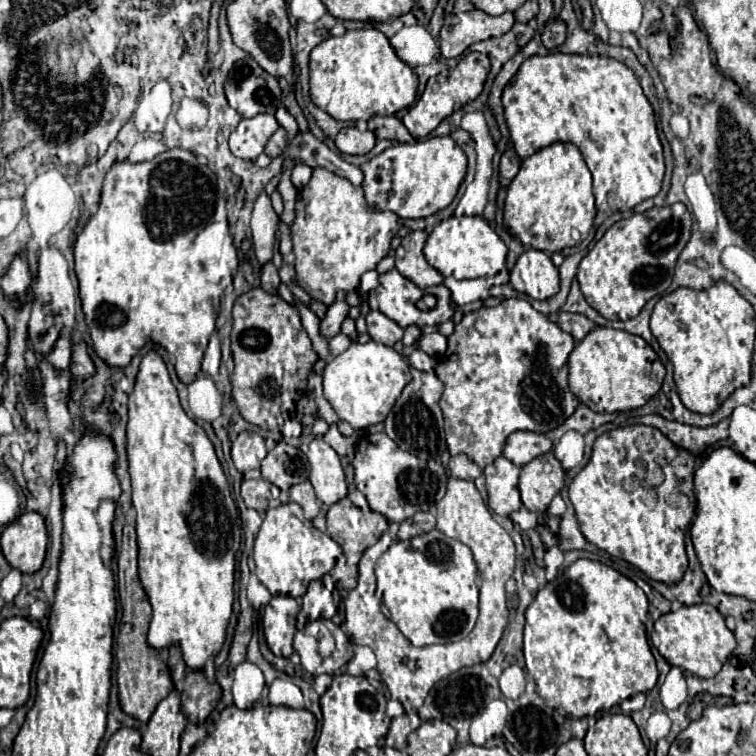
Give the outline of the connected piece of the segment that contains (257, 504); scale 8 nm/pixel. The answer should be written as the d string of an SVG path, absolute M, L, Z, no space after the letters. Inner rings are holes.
M245 479L241 483L241 497L243 497L245 505L259 511L259 515L263 515L267 511L267 503L271 499L269 487L271 487L271 483L265 479Z

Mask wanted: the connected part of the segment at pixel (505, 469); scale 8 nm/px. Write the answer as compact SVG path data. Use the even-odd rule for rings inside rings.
M497 457L491 465L483 469L487 481L487 505L497 515L509 515L522 506L519 497L519 473L521 469L505 457Z

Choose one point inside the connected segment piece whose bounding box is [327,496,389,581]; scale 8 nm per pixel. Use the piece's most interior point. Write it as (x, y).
(354, 529)

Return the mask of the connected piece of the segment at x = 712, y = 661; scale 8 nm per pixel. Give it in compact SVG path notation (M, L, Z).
M701 603L701 605L691 605L691 607L683 605L679 611L661 615L655 621L653 645L665 657L669 665L681 667L683 671L695 677L711 679L721 671L723 663L735 649L735 637L727 629L723 615L715 607Z

